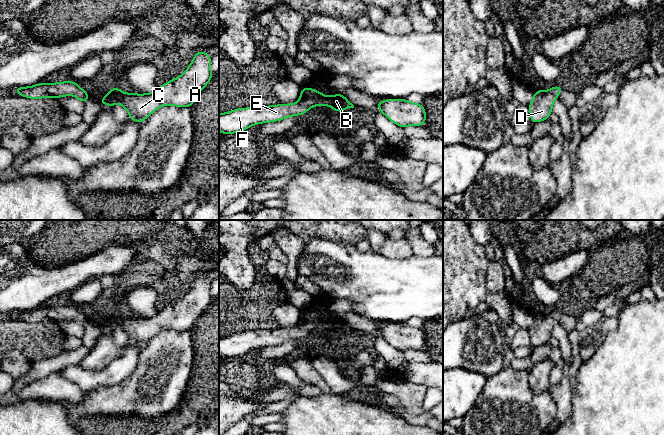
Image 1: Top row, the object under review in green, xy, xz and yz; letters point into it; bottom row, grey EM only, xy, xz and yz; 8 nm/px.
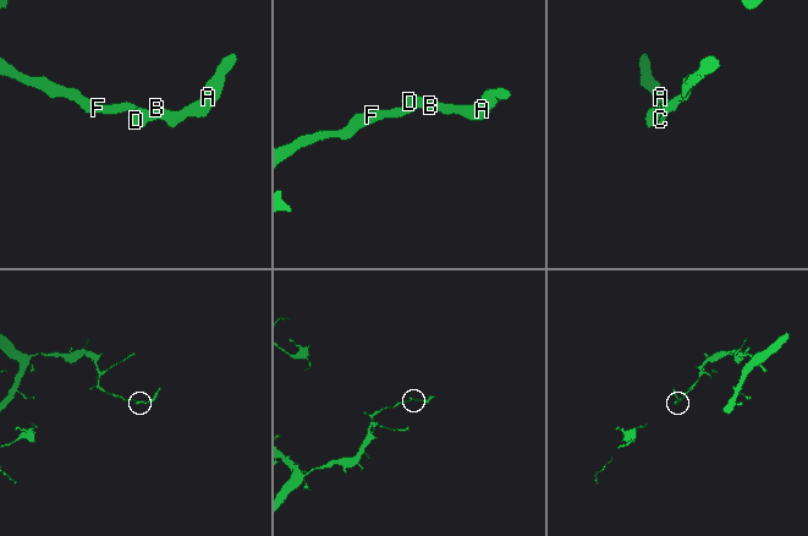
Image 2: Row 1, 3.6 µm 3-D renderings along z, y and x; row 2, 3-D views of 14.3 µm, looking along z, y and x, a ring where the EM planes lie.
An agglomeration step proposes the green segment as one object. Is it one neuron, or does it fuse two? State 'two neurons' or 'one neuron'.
one neuron

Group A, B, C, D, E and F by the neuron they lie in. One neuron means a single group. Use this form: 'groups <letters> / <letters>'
groups A B C D E F

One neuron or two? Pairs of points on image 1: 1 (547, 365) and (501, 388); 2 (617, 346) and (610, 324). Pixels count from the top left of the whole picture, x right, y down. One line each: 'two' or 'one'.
1: two
2: two

